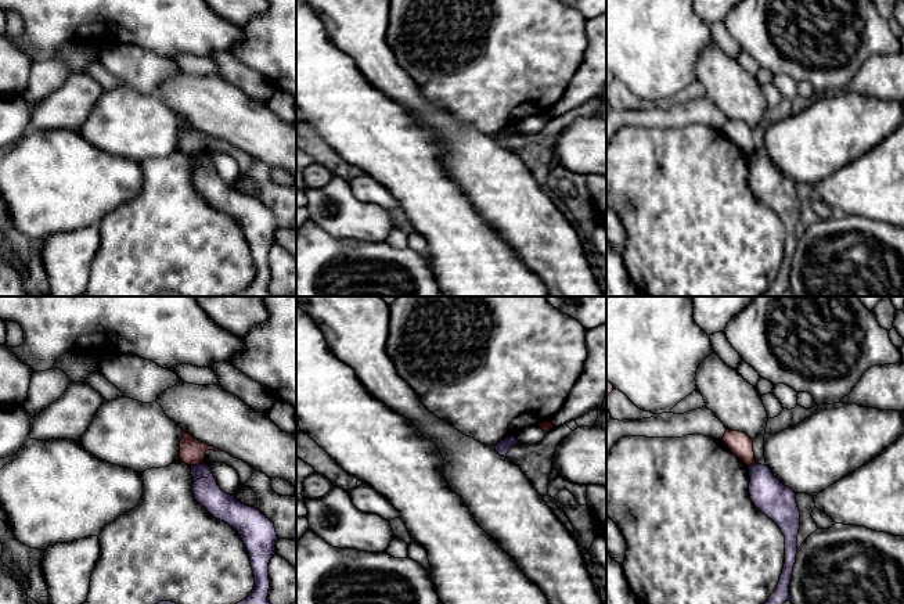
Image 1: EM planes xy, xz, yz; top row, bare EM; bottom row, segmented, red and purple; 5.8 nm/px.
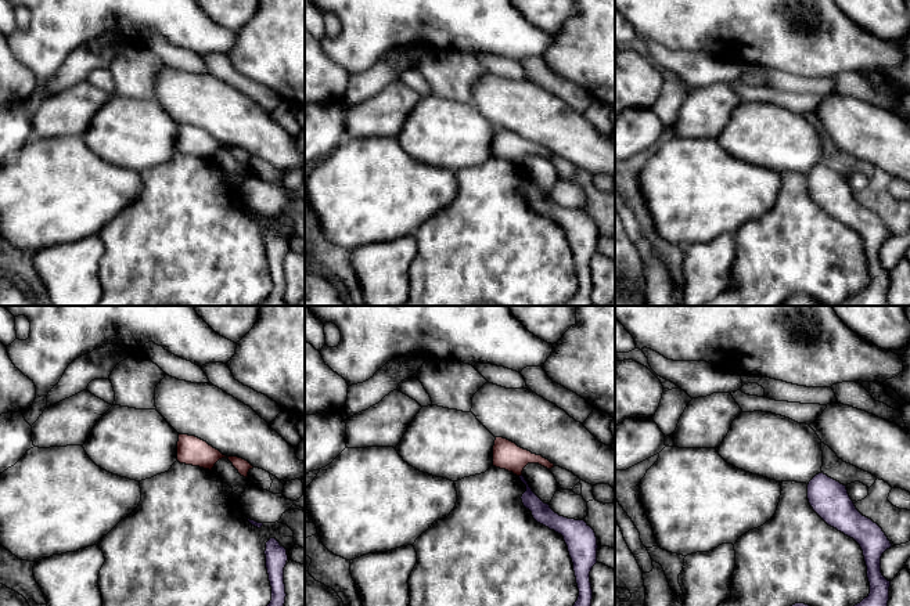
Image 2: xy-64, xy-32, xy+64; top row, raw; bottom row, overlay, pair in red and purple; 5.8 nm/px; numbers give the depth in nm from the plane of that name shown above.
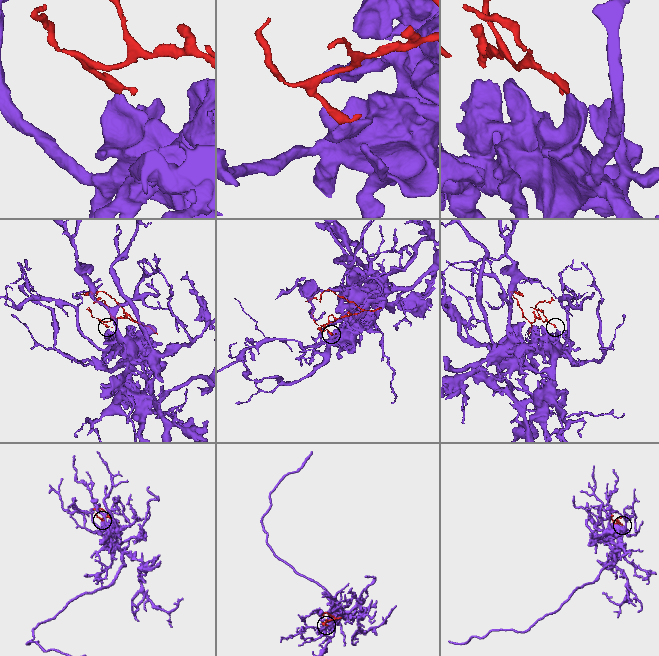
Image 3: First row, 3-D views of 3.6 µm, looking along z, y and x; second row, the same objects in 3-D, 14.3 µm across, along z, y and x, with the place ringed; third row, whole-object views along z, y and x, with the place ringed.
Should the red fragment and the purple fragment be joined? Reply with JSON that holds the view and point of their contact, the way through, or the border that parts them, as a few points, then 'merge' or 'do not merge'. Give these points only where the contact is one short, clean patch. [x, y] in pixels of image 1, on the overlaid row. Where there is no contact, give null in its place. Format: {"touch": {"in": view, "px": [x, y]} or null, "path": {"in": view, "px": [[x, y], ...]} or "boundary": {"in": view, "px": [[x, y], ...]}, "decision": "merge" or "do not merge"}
{"touch": {"in": "xy", "px": [197, 464]}, "boundary": {"in": "xy", "px": [[202, 463], [191, 466]]}, "decision": "do not merge"}

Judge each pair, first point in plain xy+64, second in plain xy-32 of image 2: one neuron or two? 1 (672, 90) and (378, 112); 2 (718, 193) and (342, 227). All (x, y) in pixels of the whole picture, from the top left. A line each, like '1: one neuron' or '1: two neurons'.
1: two neurons
2: one neuron

